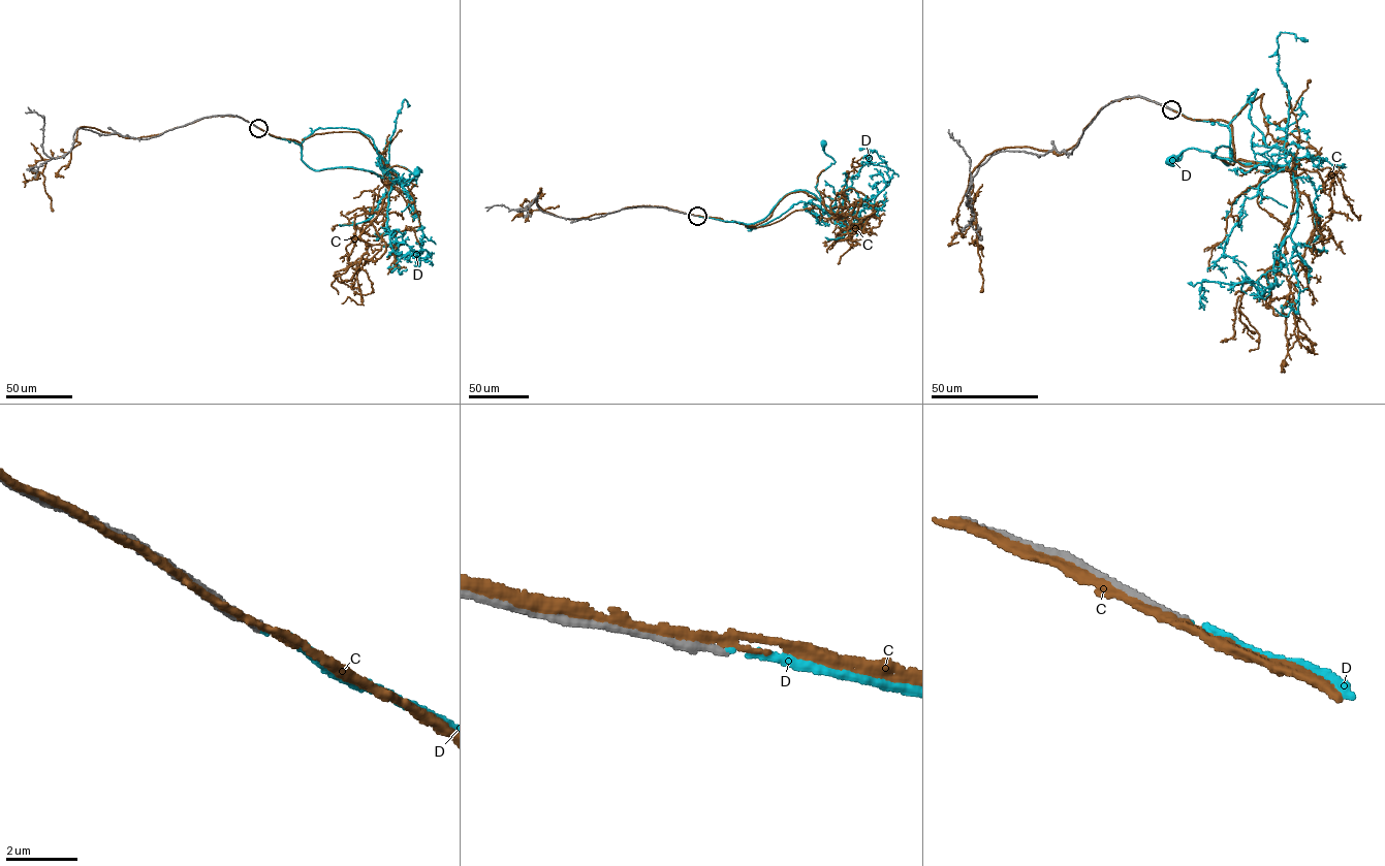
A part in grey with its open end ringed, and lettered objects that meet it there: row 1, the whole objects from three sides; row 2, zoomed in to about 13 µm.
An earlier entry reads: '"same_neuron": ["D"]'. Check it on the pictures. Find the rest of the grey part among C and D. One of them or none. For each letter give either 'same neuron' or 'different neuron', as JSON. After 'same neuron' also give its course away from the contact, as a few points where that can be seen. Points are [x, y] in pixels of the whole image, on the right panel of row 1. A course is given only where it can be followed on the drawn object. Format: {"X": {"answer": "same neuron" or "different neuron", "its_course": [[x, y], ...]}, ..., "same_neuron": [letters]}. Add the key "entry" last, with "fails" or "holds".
{"C": {"answer": "different neuron"}, "D": {"answer": "same neuron", "its_course": [[1172, 109], [1229, 129], [1225, 164], [1216, 155], [1257, 162], [1222, 145], [1172, 160]]}, "same_neuron": ["D"], "entry": "holds"}

